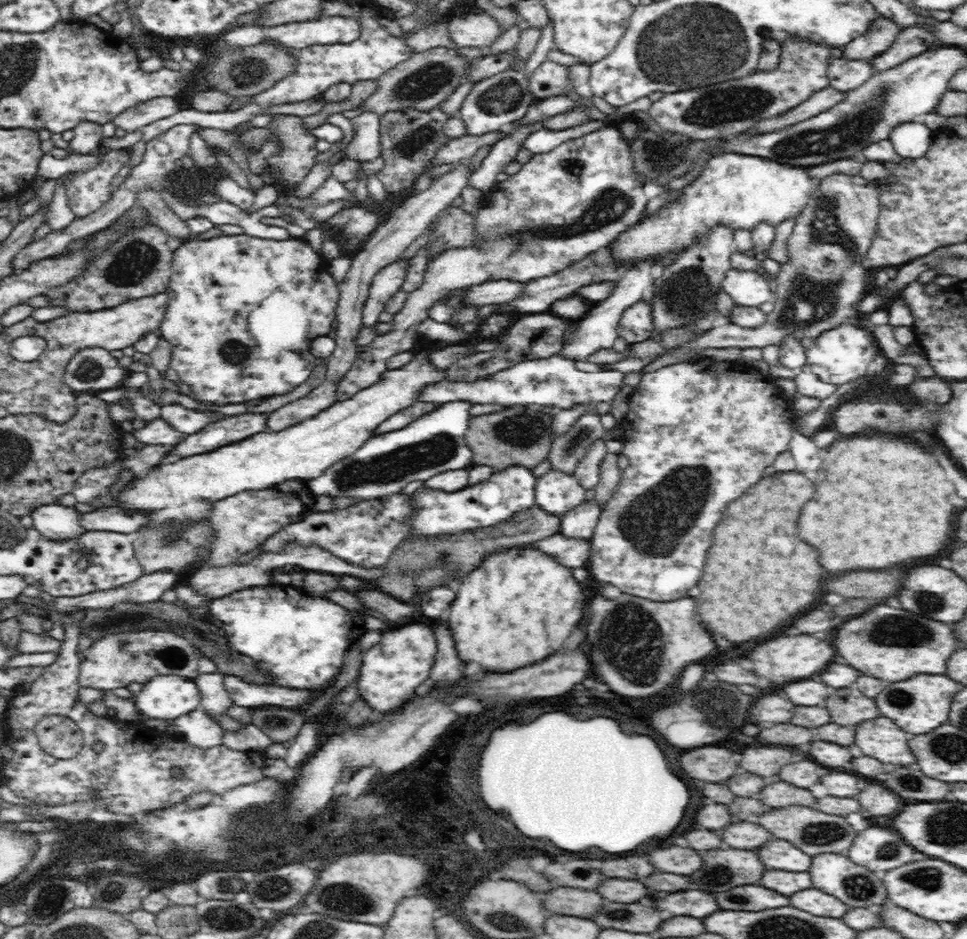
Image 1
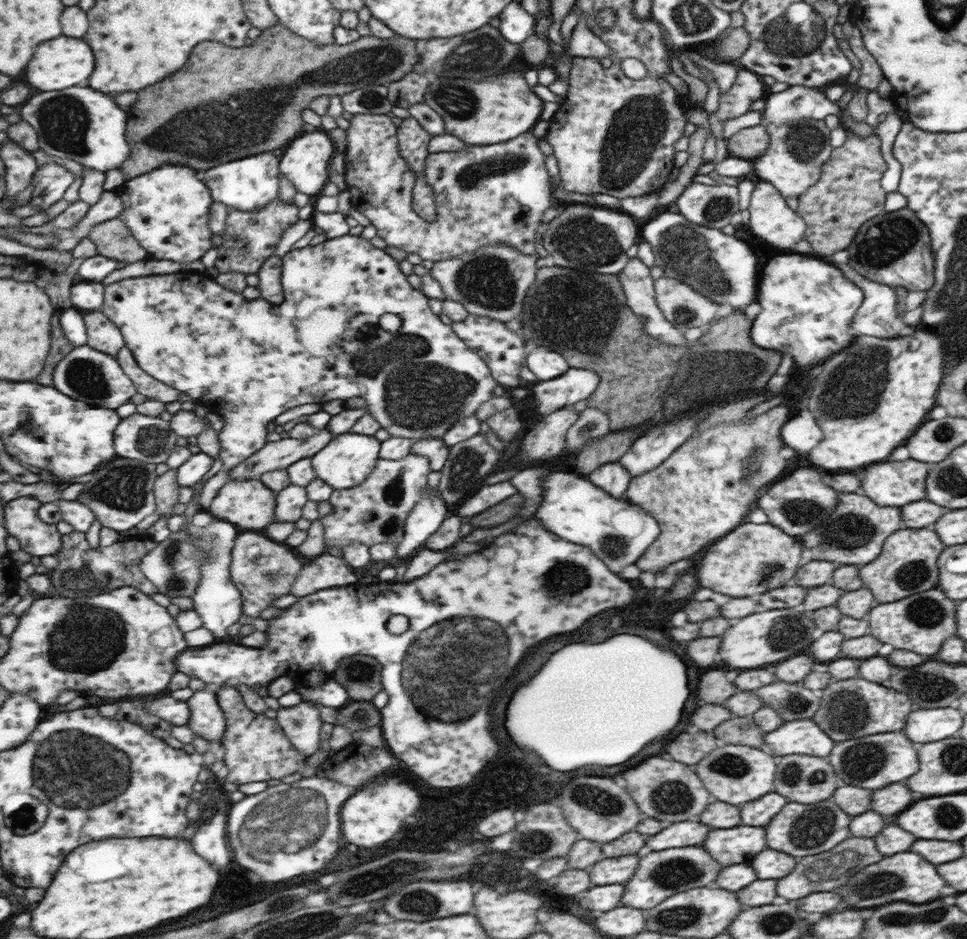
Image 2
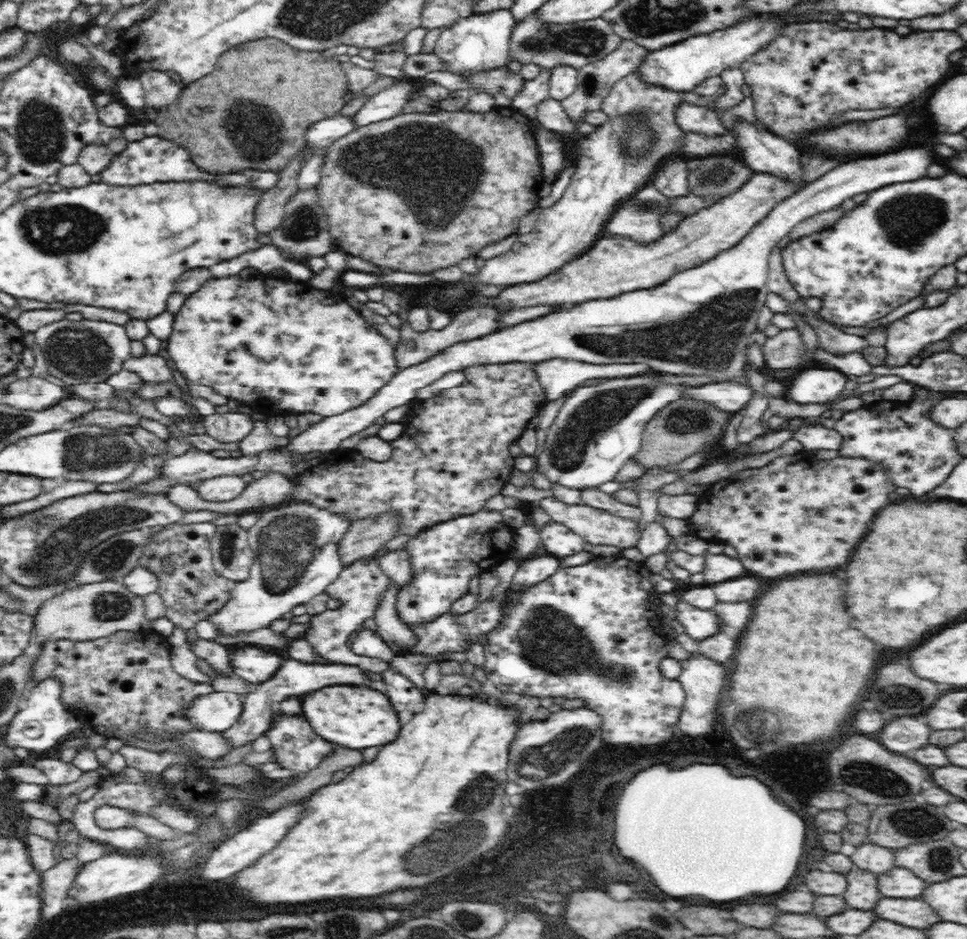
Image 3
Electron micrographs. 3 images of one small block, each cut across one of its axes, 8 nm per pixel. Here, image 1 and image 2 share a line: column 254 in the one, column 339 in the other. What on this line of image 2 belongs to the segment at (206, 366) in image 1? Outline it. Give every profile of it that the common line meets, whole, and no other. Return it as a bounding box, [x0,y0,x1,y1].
[103,234,498,469]

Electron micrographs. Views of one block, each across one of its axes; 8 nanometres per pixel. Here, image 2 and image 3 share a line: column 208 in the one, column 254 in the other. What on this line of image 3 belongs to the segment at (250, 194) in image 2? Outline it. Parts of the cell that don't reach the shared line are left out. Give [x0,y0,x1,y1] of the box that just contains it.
[100,136,279,188]

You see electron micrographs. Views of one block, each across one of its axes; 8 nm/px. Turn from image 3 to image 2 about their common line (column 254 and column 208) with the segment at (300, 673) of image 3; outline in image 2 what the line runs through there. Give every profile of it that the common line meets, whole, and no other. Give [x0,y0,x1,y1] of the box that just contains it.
[189,685,228,743]

